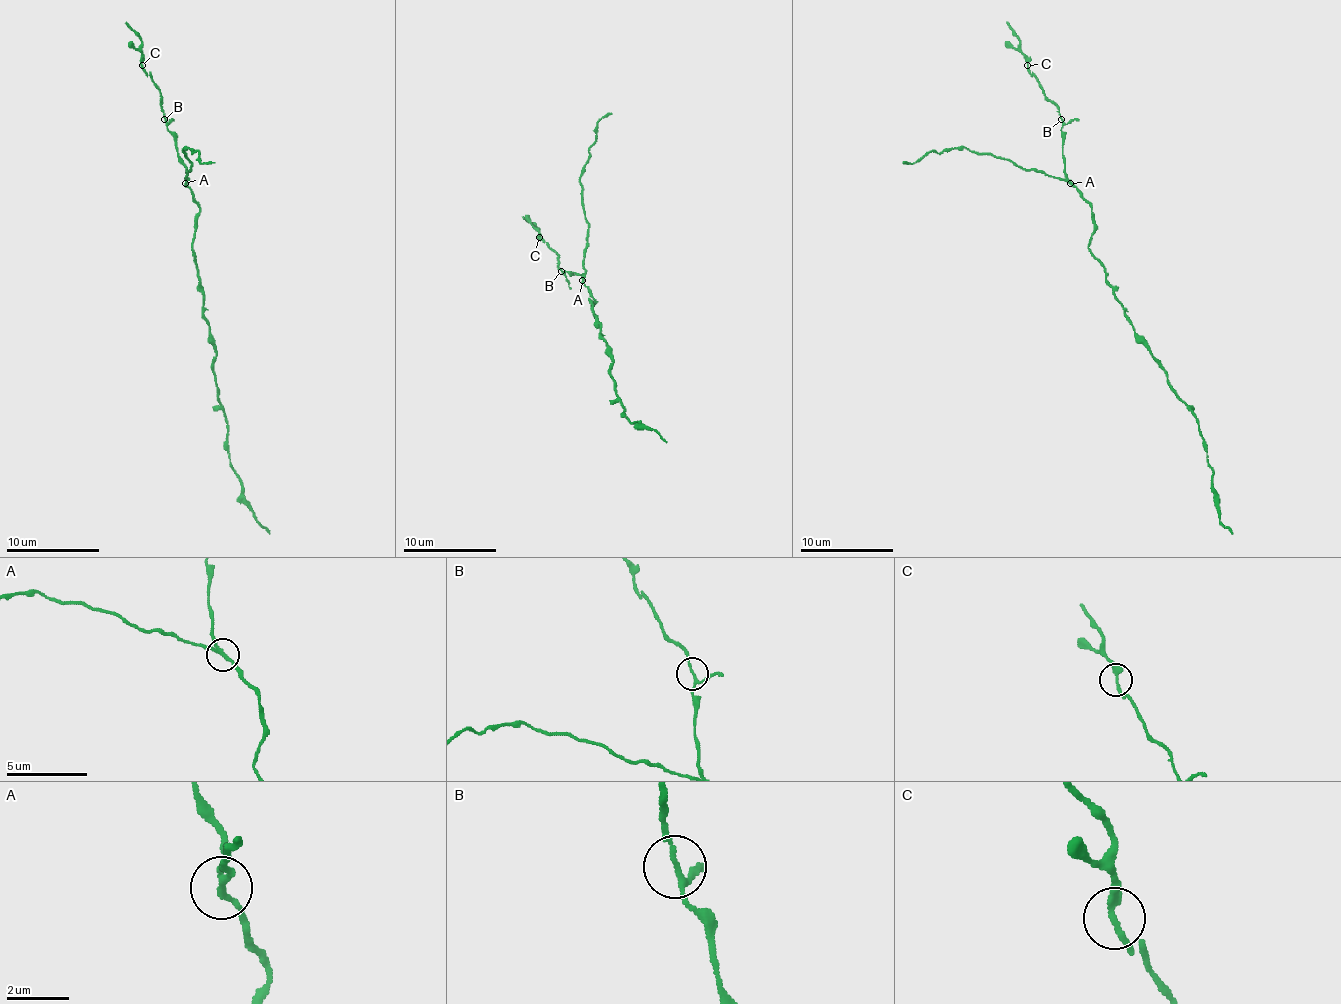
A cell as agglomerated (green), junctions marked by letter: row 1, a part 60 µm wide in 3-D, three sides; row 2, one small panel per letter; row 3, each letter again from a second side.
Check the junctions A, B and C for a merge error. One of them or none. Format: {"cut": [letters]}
{"cut": ["A"]}

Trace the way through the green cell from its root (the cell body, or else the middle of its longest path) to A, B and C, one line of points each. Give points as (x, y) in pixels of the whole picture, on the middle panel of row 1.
A: (595, 316), (588, 300), (592, 304), (597, 302), (583, 281)
B: (595, 316), (588, 300), (592, 304), (597, 302), (583, 283), (583, 274), (562, 272)
C: (595, 316), (588, 300), (592, 304), (597, 302), (583, 283), (583, 274), (564, 272), (557, 255), (539, 237)

